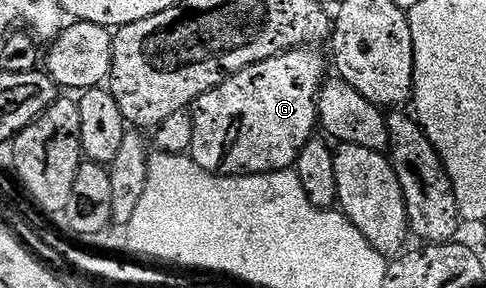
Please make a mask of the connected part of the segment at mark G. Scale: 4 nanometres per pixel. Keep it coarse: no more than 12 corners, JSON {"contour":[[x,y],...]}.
{"contour":[[309,47],[194,101],[189,157],[293,169],[327,73]]}

